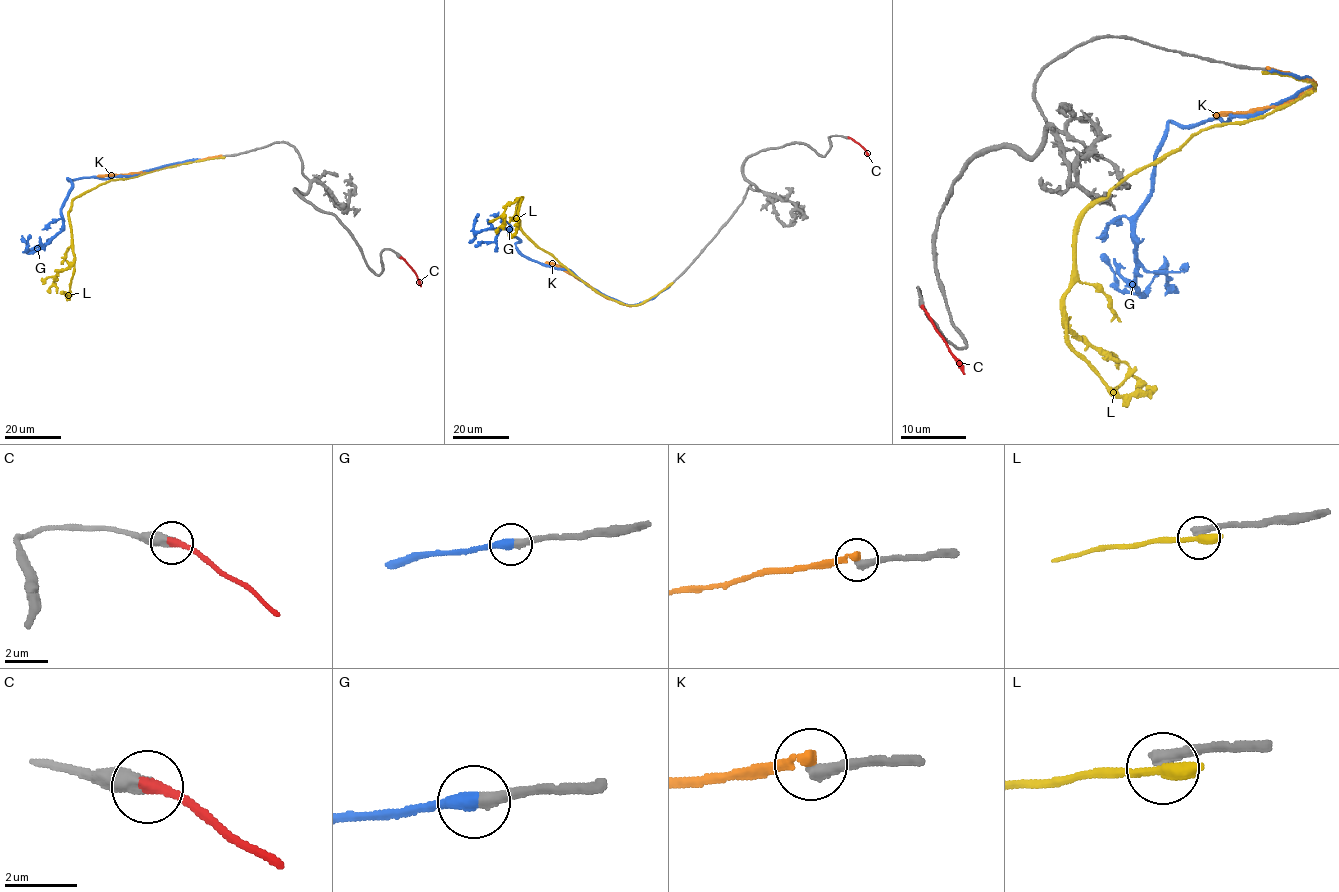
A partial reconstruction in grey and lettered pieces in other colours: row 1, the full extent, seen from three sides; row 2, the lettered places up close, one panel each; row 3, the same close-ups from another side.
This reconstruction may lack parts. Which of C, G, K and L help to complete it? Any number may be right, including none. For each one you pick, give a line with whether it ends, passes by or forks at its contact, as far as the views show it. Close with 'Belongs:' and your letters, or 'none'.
C: it ends
G: it ends
Belongs: C, G

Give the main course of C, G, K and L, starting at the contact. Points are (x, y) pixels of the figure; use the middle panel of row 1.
C: (848, 138), (869, 155)
G: (669, 286), (626, 304), (570, 271), (528, 259), (511, 228), (475, 232), (477, 214)
K: (669, 285), (642, 303), (620, 304), (556, 265), (545, 262)
L: (669, 285), (635, 305), (620, 304), (595, 292), (522, 231), (517, 213), (522, 198), (517, 231), (508, 234)

